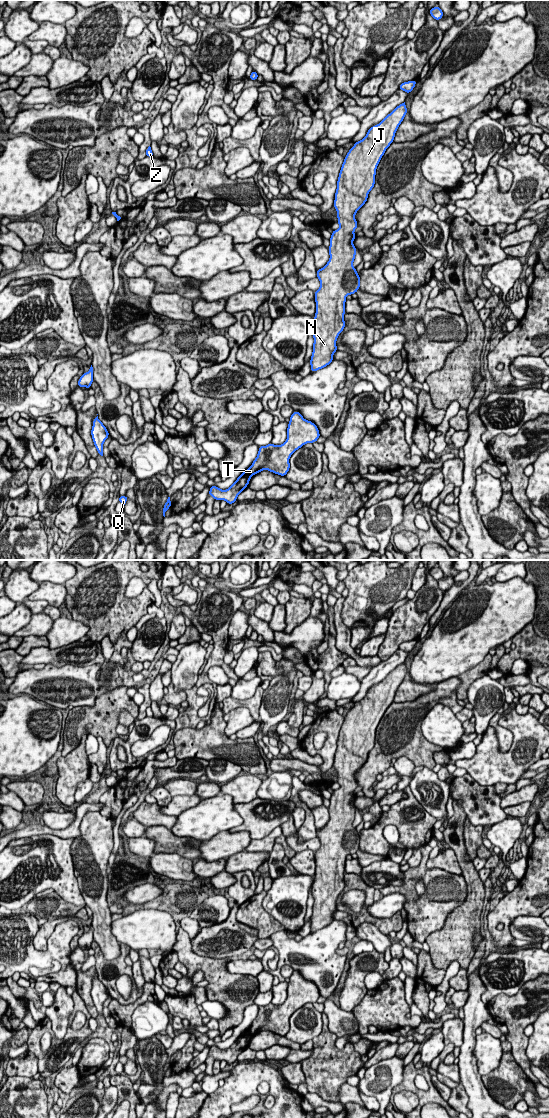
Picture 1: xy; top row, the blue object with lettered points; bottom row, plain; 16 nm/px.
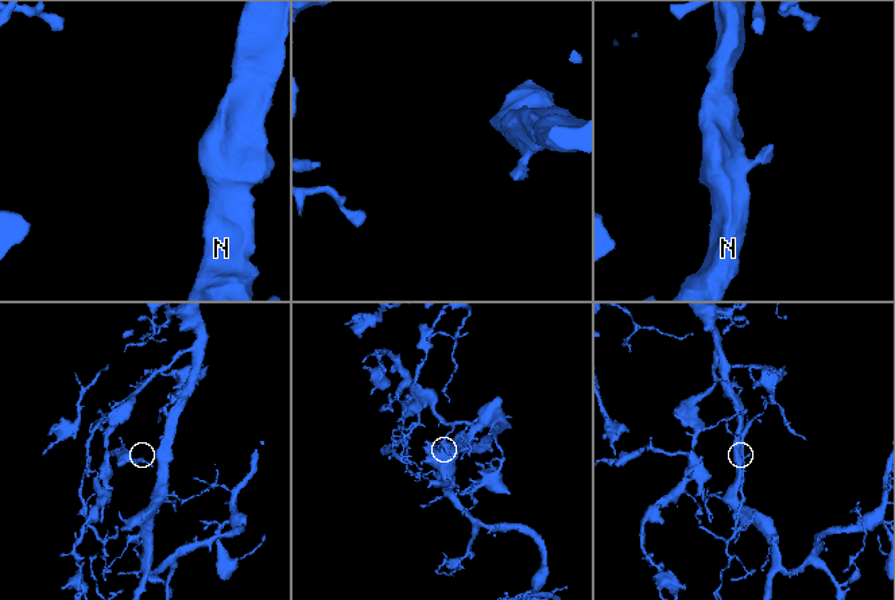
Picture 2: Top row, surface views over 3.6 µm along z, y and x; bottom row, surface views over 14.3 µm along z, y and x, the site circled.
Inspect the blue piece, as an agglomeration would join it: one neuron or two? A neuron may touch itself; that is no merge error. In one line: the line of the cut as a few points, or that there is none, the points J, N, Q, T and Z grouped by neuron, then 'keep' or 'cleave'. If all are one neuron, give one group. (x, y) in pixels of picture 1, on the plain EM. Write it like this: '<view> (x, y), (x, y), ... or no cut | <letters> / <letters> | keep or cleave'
xy (116, 777), (120, 777) | J N T Z / Q | cleave

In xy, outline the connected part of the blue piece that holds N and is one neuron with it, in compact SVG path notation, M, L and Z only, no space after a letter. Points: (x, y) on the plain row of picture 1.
M404 662L398 665L379 684L372 686L367 691L366 696L355 702L354 706L348 711L340 729L333 763L337 771L337 783L340 787L331 794L328 808L329 821L323 828L316 831L320 848L314 853L316 873L311 888L314 898L313 912L310 919L311 932L328 926L334 920L333 914L337 911L337 898L346 885L344 881L346 856L356 853L360 848L360 836L356 828L353 827L356 815L356 807L353 804L356 797L354 791L358 787L355 774L366 763L368 754L375 745L377 726L386 709L394 701L395 693L406 674L407 667Z

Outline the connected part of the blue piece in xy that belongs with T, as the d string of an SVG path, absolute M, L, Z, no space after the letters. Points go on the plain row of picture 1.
M294 971L289 979L287 999L283 1004L269 1003L266 1006L259 1006L257 1017L252 1025L228 1049L221 1050L217 1046L211 1046L208 1055L215 1060L225 1060L227 1064L233 1064L238 1055L248 1046L253 1035L268 1030L285 1036L290 1029L291 1015L306 1003L314 1003L320 997L318 987L313 982L305 980L298 971Z

